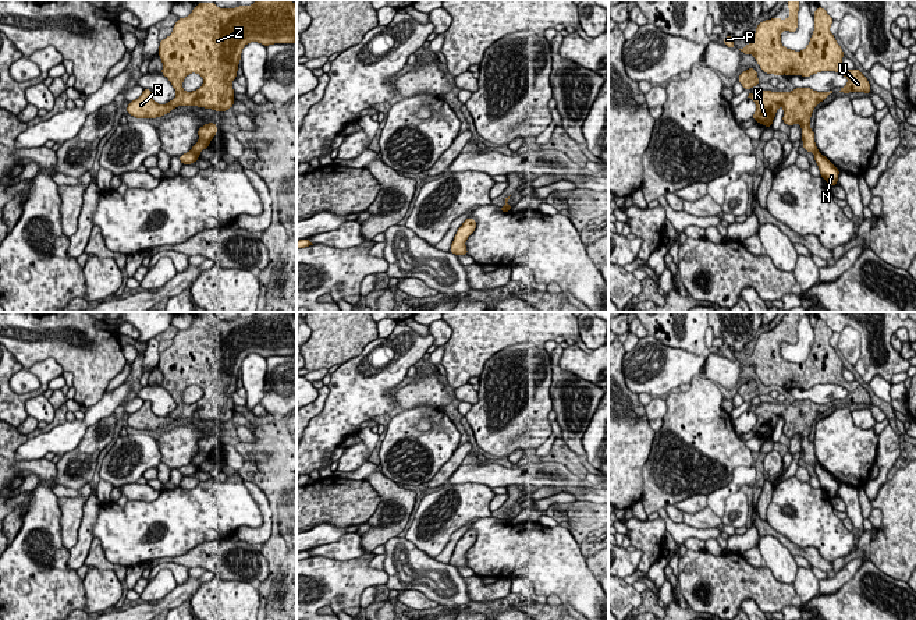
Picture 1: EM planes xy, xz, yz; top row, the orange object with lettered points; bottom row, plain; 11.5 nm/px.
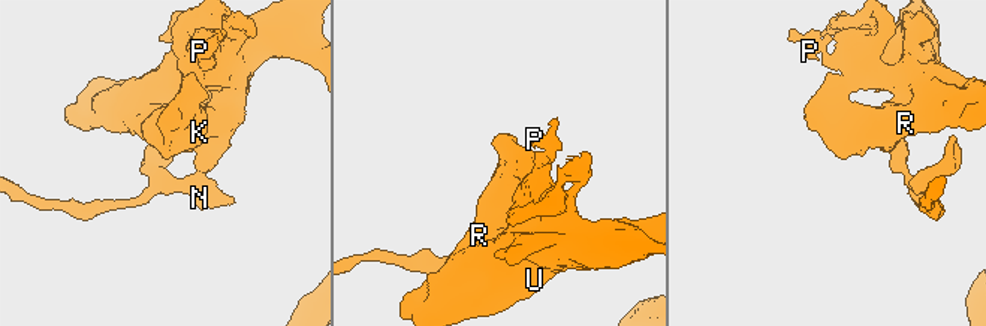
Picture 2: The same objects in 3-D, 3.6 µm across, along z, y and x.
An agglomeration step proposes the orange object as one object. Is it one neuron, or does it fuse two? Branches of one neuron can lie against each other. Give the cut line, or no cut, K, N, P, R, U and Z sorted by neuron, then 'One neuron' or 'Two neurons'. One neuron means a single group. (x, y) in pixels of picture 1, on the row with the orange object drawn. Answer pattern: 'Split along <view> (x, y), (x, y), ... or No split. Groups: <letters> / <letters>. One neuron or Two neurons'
Split along xy (191, 151), (198, 155). Groups: K P R U Z / N. Two neurons

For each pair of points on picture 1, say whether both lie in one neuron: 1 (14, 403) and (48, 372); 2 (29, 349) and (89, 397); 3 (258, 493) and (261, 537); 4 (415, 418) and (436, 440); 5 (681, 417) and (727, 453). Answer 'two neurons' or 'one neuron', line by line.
1: one neuron
2: one neuron
3: one neuron
4: one neuron
5: one neuron

